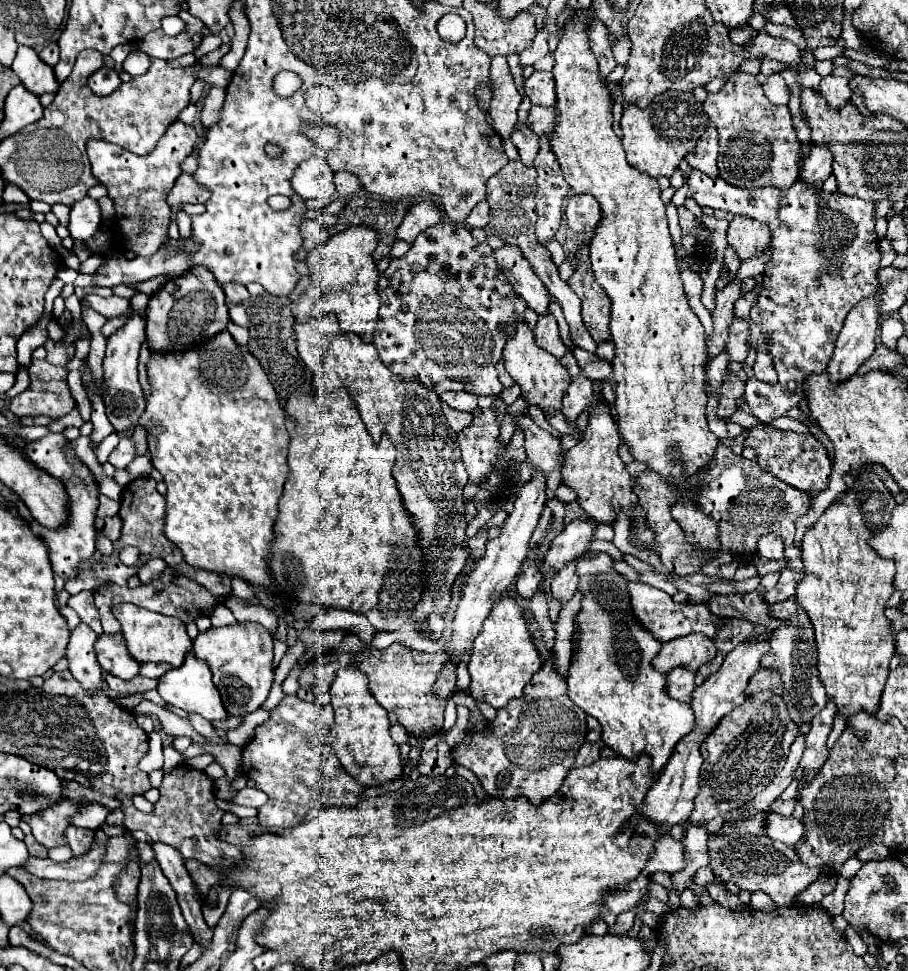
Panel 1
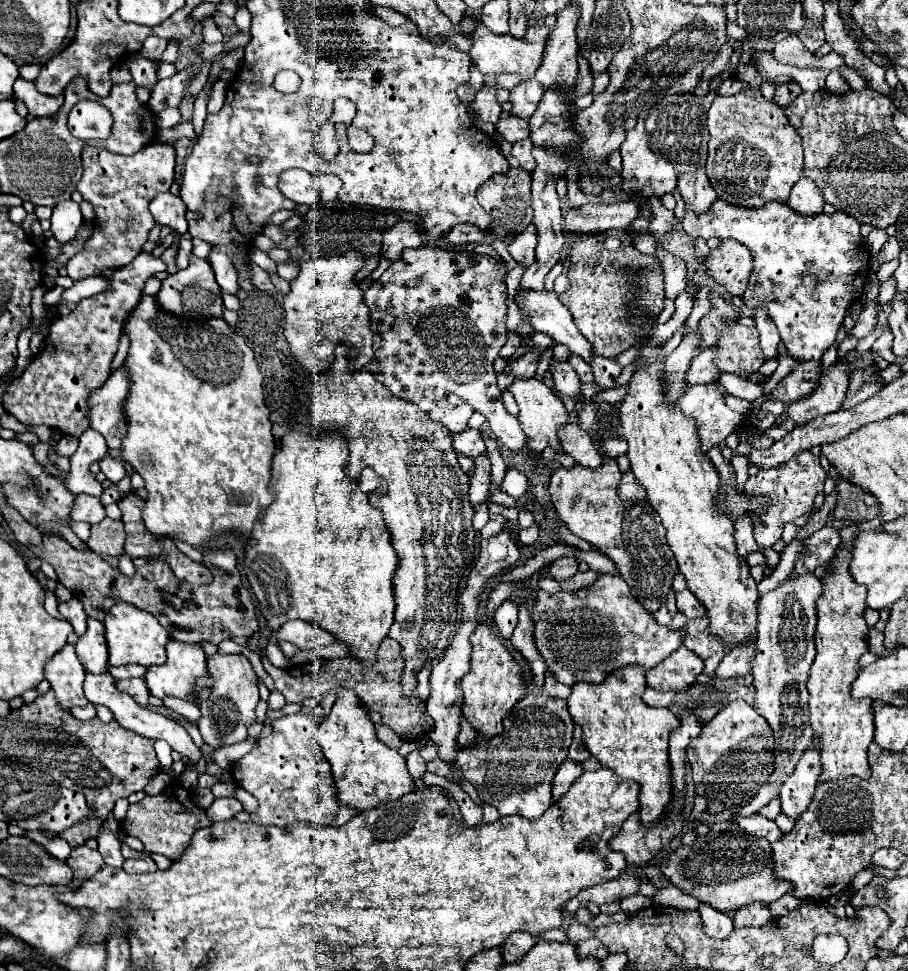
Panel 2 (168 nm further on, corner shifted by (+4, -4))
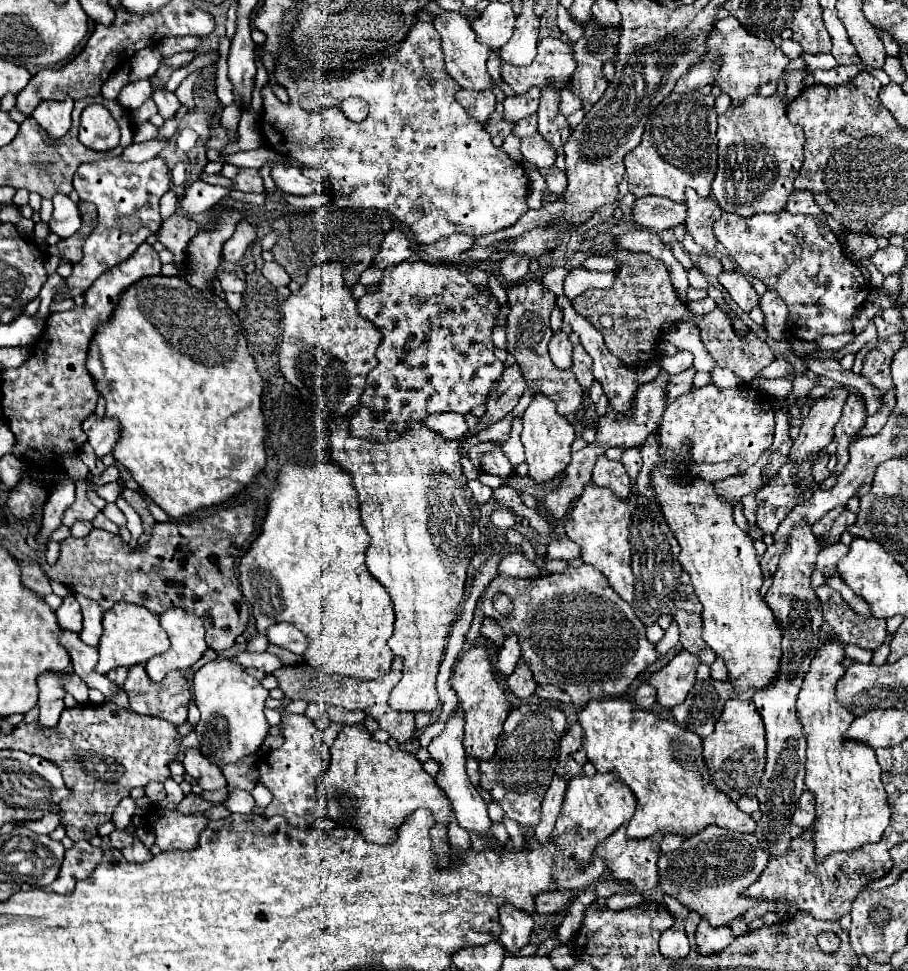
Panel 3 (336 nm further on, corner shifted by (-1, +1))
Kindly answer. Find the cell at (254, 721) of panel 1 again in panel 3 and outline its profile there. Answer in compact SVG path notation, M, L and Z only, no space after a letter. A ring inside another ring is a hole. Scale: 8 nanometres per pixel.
M254 631L250 637L248 637L248 641L246 641L246 649L248 651L264 651L268 647L268 639L262 635L262 633L258 633L258 631Z

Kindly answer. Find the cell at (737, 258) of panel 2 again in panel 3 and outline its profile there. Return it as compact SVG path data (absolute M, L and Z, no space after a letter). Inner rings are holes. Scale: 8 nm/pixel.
M720 273L718 275L720 285L730 293L732 301L744 311L750 313L756 305L758 305L758 293L756 289L750 285L750 281L742 275L742 273Z

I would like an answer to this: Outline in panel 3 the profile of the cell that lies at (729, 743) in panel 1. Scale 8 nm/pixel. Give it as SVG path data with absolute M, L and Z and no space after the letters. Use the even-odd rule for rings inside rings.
M740 699L726 701L714 733L702 741L702 747L712 779L722 793L730 795L732 801L738 801L742 795L756 793L758 779L762 777L766 761L766 749L764 749L766 739L764 739L762 717L752 701L740 701Z

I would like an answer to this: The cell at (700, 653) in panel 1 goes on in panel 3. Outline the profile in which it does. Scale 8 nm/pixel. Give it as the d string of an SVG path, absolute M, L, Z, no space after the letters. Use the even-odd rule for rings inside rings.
M680 651L668 665L654 673L648 683L656 689L656 703L664 709L672 709L686 699L690 687L696 681L696 667L700 665L698 655Z

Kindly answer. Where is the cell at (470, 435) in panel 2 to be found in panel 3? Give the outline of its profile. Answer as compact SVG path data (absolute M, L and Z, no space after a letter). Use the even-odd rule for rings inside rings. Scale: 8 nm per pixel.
M498 447L498 451L494 451L494 455L486 455L486 459L482 461L482 467L484 467L484 473L490 473L490 475L498 475L498 477L510 477L514 475L514 467L510 465L510 461L504 457L502 449Z

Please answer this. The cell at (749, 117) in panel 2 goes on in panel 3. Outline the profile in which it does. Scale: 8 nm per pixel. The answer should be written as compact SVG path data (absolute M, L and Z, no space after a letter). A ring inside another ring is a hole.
M752 95L746 103L730 107L718 117L718 175L712 183L712 197L722 207L722 211L736 213L738 217L752 217L758 213L780 213L786 205L788 195L794 191L794 179L802 167L804 159L804 135L800 127L794 127L786 119L786 105L780 95L770 99Z

